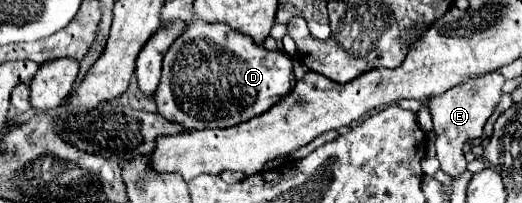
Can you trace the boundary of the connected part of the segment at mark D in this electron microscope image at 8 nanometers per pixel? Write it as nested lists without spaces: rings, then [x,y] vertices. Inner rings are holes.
[[[193,21],[185,35],[181,35],[165,53],[163,59],[163,77],[157,87],[157,111],[165,119],[183,125],[189,131],[195,129],[209,129],[209,127],[233,127],[237,123],[249,121],[257,115],[263,115],[279,103],[283,97],[287,97],[297,79],[293,75],[293,63],[283,51],[267,51],[263,45],[255,45],[253,39],[247,35],[237,35],[237,31],[225,27],[223,23],[201,23]]]

